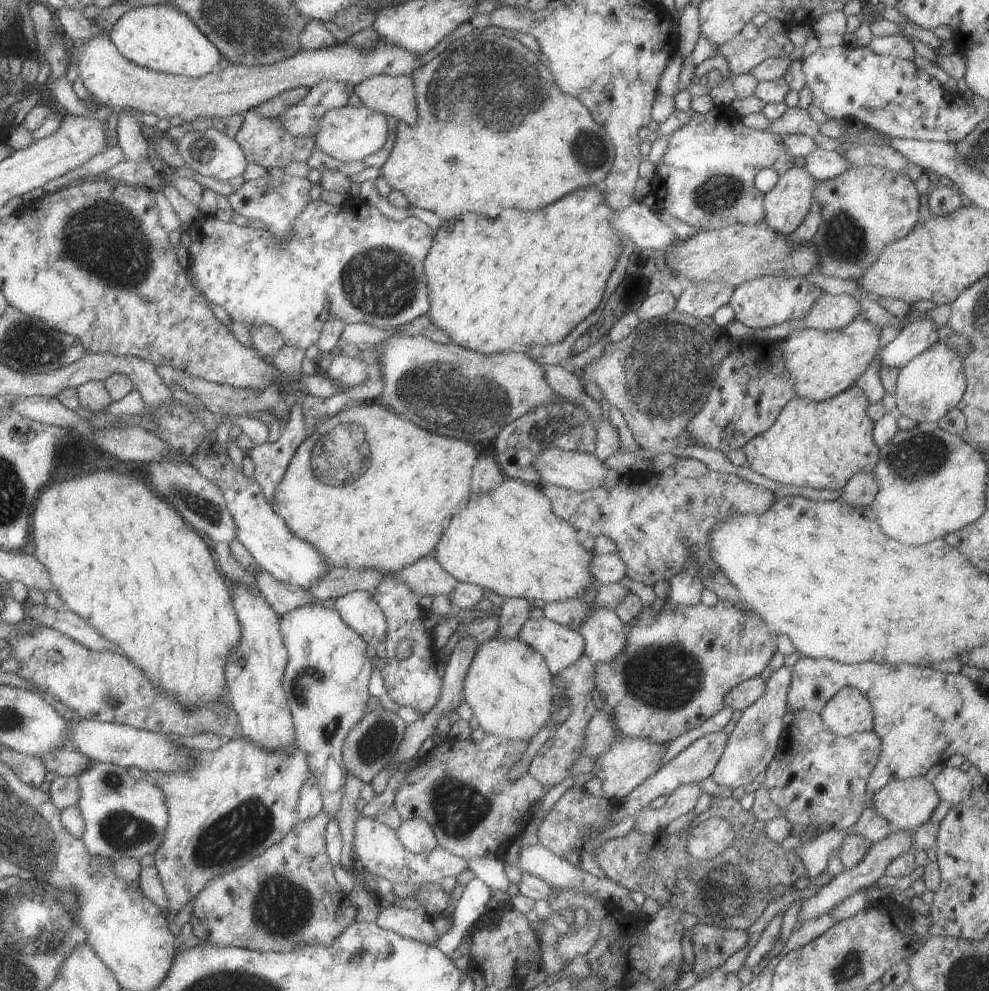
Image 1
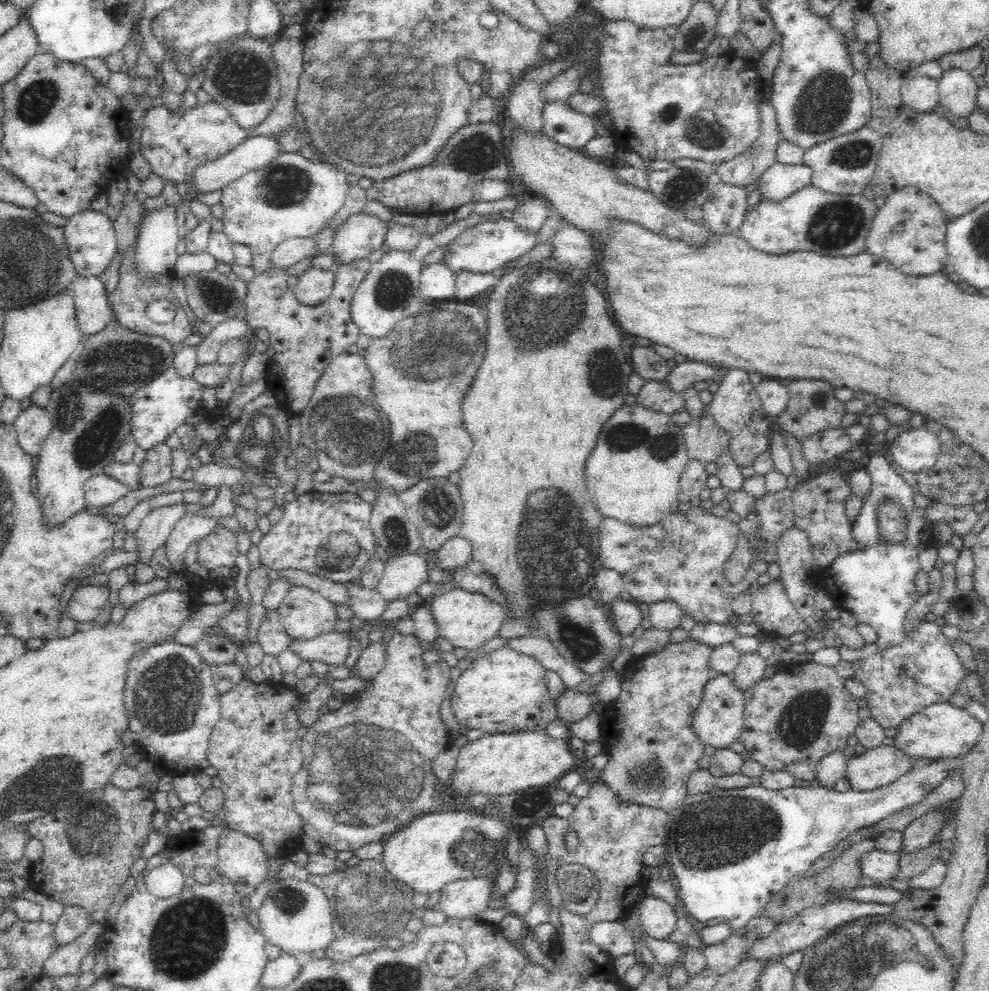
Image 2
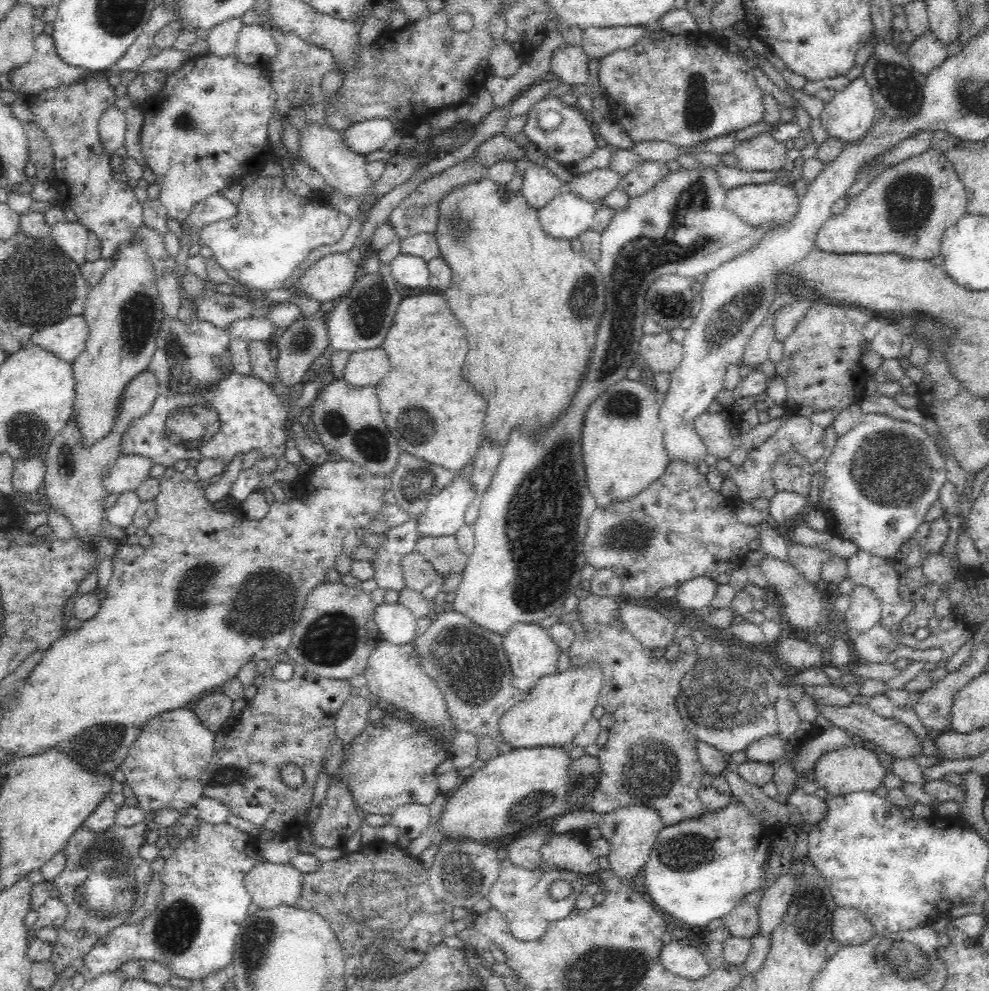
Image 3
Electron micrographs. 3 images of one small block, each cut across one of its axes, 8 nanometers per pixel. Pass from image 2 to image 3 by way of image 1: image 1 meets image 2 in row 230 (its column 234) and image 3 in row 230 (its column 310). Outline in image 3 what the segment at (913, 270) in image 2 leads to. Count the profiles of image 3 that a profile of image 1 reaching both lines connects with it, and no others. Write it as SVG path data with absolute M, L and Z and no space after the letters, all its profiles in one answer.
M928 148L912 158L907 158L898 164L891 166L890 168L884 169L874 180L868 183L868 186L860 193L857 197L847 199L846 208L834 218L830 218L827 222L823 223L823 226L818 230L815 238L815 246L825 253L836 253L836 254L880 254L894 252L901 254L906 258L919 258L920 260L929 260L934 256L940 255L941 242L944 236L945 230L953 226L963 214L967 213L968 199L967 192L964 183L959 179L954 165L950 162L950 159L945 155L943 150L939 148Z

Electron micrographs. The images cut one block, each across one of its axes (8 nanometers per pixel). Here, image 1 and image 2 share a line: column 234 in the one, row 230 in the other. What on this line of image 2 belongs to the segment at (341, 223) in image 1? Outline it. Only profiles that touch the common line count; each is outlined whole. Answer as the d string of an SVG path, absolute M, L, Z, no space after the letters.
M284 151L280 156L276 157L272 163L263 166L258 170L251 170L249 173L243 174L240 178L229 182L221 188L222 196L219 201L224 208L224 233L228 237L231 243L247 244L252 250L253 254L257 259L253 261L252 264L252 275L258 275L265 273L271 267L271 254L272 251L278 246L278 244L284 242L286 239L294 238L296 236L306 237L313 236L320 233L323 230L323 226L327 224L328 221L332 221L336 213L342 208L344 204L346 194L350 188L350 183L346 181L347 172L334 164L325 163L309 156L308 153L303 152L286 152Z

